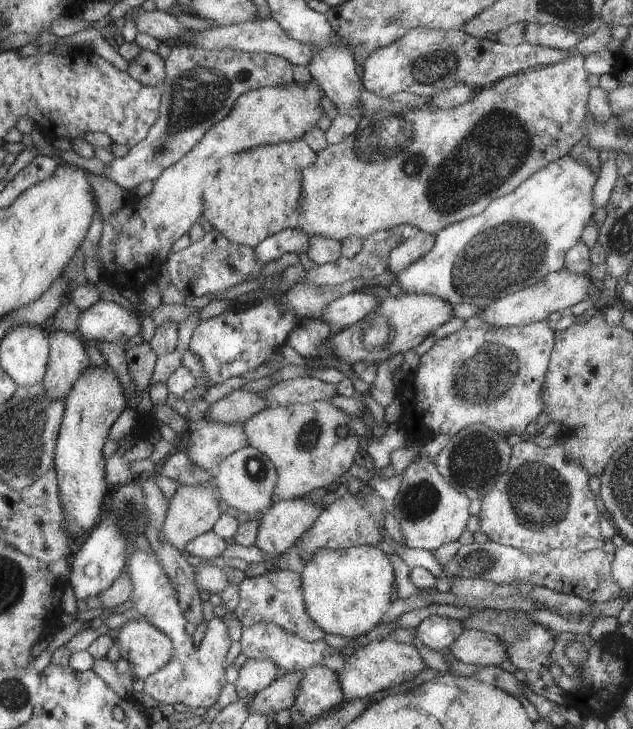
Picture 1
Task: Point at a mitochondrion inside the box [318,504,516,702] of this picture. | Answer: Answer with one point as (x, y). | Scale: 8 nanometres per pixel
(472, 561)

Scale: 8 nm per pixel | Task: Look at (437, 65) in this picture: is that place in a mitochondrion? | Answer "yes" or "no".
yes

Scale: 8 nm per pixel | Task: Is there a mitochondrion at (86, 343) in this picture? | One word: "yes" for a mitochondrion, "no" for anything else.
no

